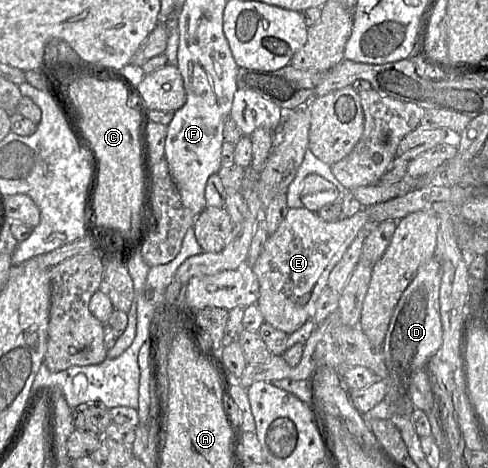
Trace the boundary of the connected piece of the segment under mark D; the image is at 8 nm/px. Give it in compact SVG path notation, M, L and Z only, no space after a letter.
M432 258L429 260L426 264L421 266L414 277L414 279L411 281L407 289L404 291L402 294L398 304L396 305L394 312L392 314L389 327L383 342L383 356L385 360L385 364L388 370L388 378L387 379L380 379L386 381L386 386L387 386L387 393L383 401L387 402L391 407L394 416L410 416L412 411L415 409L413 406L411 399L409 397L409 386L412 377L414 376L415 373L419 371L424 371L426 376L430 375L432 373L432 368L431 368L431 363L430 360L432 357L437 353L437 351L440 349L441 344L442 344L442 324L441 324L441 318L440 318L440 307L439 307L439 290L440 290L440 284L441 284L441 279L442 279L442 267L440 263L438 262L437 259Z

